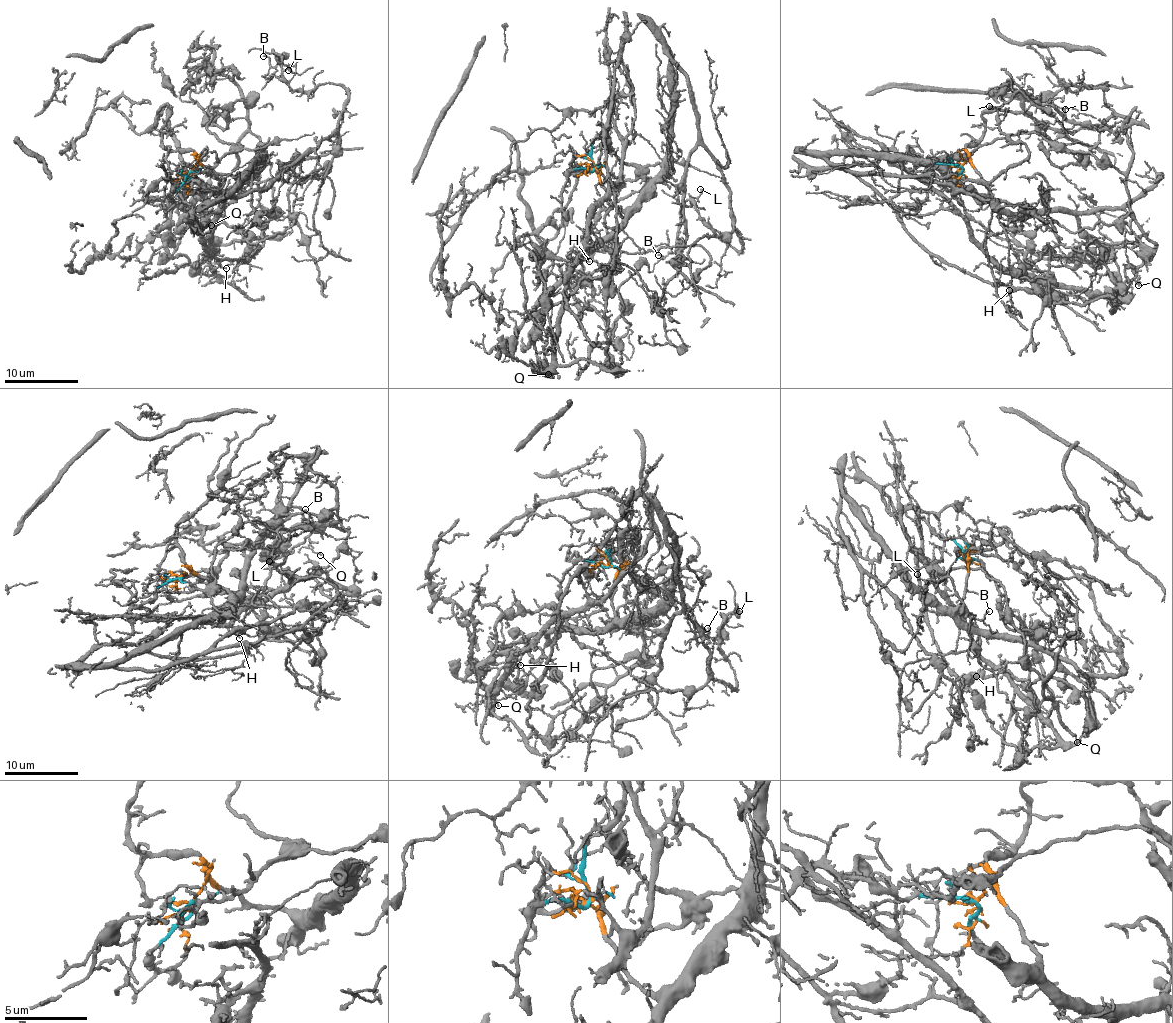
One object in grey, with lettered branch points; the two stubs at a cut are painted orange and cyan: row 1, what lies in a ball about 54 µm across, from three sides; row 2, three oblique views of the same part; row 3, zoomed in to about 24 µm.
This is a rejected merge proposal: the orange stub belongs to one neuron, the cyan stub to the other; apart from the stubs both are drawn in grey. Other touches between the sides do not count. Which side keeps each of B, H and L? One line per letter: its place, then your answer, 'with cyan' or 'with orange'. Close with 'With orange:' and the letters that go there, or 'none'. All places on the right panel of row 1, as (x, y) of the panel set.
B: at (1065, 109); with orange
H: at (1009, 290); with cyan
L: at (989, 106); with orange
With orange: B, L

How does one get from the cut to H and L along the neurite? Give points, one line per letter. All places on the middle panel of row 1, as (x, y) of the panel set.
H: (593, 169), (592, 142), (610, 121), (612, 96), (621, 160), (617, 180), (594, 207), (581, 253), (589, 262)
L: (591, 169), (626, 209), (658, 173), (669, 53), (739, 251), (702, 220), (700, 189)

